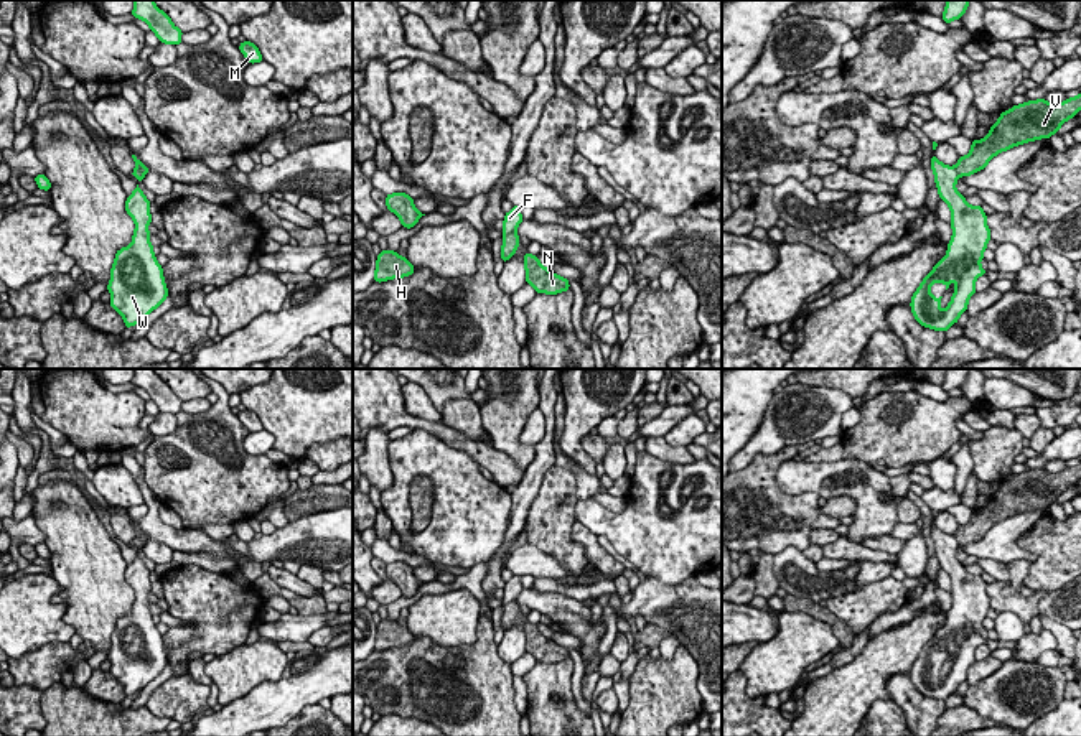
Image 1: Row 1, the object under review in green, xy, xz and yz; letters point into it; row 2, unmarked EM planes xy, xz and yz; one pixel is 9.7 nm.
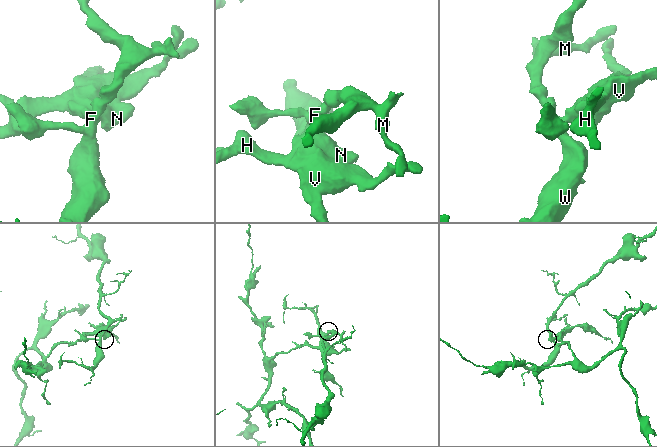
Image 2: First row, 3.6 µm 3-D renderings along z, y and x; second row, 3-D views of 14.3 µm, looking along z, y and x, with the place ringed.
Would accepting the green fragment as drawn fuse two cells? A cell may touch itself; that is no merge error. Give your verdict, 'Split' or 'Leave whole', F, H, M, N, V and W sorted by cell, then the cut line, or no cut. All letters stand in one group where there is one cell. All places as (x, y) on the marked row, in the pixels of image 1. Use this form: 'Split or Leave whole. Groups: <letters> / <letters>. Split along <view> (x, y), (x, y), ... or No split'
Split. Groups: F M W / H N V. Split along xz (514, 232), (508, 232), (503, 237)

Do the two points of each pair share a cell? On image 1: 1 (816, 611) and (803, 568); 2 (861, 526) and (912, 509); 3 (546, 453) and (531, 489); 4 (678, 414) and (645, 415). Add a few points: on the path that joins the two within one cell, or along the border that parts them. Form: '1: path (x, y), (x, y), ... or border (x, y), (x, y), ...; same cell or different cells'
1: border (786, 591), (796, 596), (808, 596), (818, 603); different cells
2: border (907, 498), (897, 506), (898, 521); different cells
3: path (542, 461), (531, 481); same cell
4: border (668, 405), (638, 428); different cells

